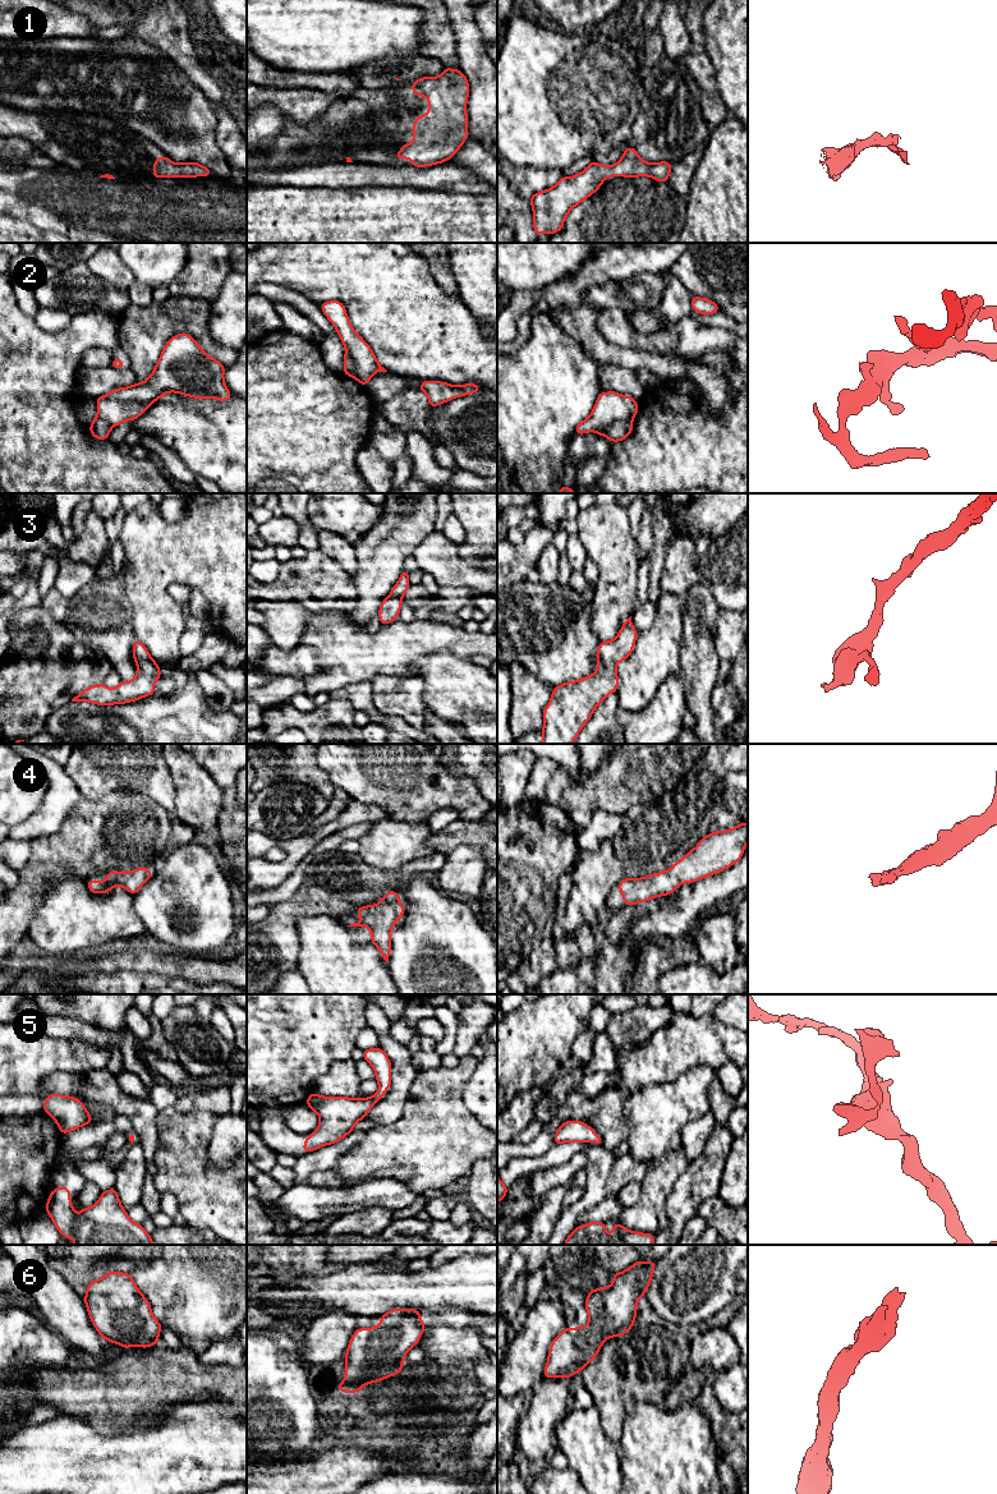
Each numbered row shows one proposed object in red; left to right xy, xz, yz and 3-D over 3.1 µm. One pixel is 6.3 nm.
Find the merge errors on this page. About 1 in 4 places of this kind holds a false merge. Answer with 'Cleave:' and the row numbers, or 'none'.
Cleave: 2

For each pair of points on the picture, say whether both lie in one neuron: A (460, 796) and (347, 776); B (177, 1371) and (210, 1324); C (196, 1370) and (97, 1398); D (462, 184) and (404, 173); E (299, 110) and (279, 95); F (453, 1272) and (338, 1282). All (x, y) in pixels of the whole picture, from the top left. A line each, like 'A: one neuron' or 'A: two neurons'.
A: one neuron
B: two neurons
C: one neuron
D: one neuron
E: one neuron
F: one neuron

